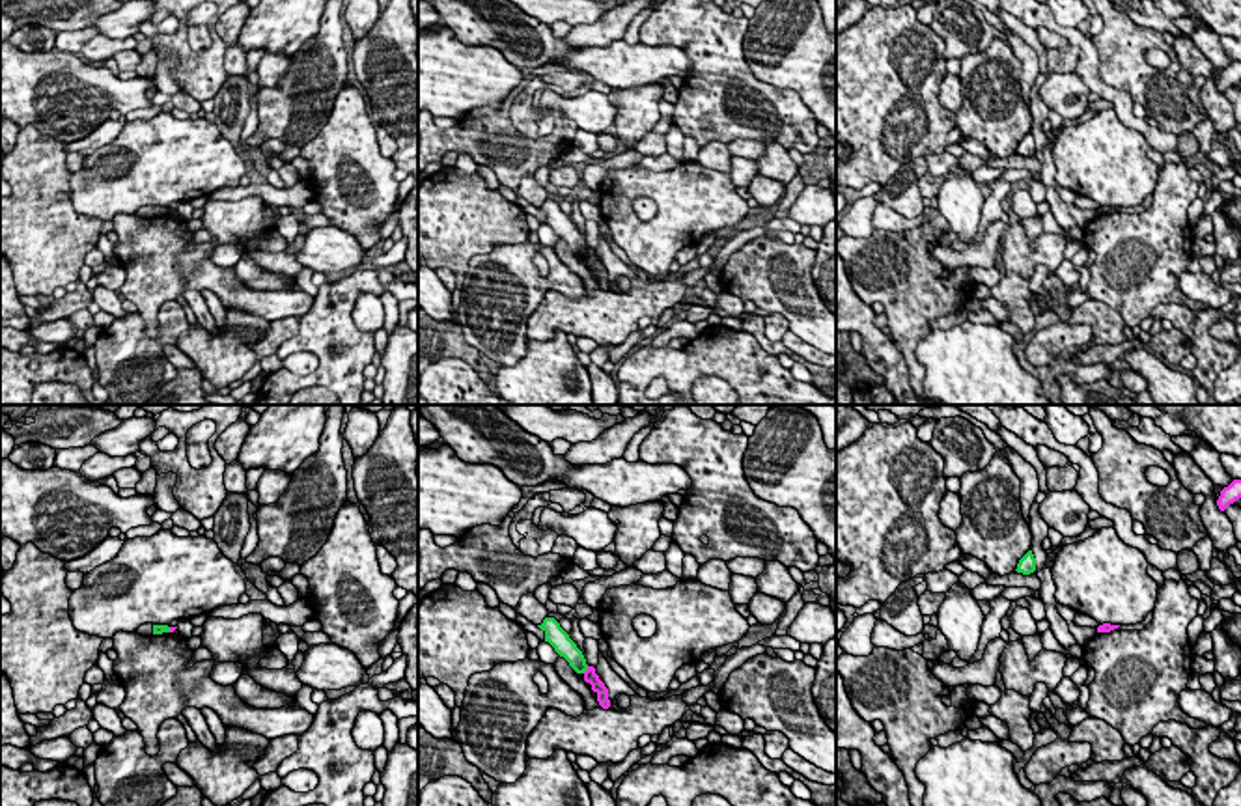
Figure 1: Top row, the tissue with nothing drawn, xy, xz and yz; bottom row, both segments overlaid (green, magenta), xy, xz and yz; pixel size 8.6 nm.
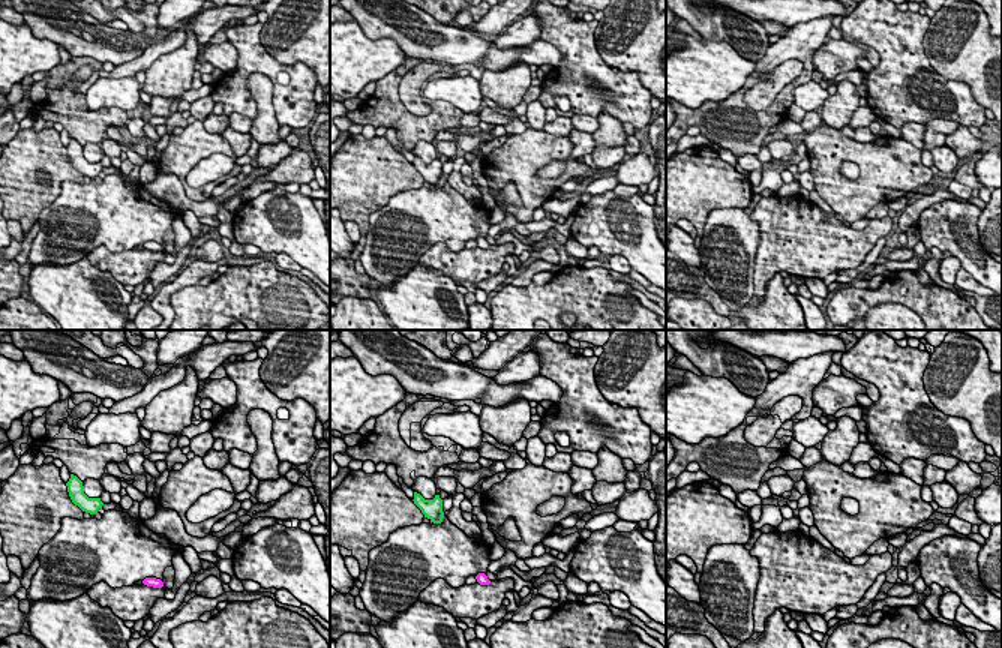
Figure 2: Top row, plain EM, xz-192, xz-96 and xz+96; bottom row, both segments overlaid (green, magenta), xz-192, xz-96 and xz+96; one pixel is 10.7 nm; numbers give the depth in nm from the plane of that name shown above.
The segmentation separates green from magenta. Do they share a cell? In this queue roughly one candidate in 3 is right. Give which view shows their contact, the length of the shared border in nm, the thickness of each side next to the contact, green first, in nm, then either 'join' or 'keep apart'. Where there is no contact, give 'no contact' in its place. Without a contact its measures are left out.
xz | 80 nm | 170/120 nm | keep apart

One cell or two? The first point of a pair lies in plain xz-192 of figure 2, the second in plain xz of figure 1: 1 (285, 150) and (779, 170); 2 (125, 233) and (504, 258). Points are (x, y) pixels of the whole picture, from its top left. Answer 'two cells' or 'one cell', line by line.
1: two cells
2: one cell

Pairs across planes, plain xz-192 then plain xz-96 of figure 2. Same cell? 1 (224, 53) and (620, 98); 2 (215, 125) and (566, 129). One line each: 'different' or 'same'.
1: different
2: same

